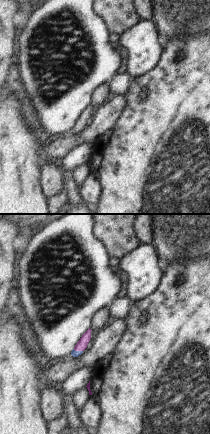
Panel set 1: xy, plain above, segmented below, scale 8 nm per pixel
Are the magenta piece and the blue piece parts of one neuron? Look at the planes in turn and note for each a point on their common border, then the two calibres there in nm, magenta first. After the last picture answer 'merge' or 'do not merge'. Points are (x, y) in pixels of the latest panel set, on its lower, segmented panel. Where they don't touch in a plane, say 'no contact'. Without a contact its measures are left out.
(78, 350) | 90/50 nm

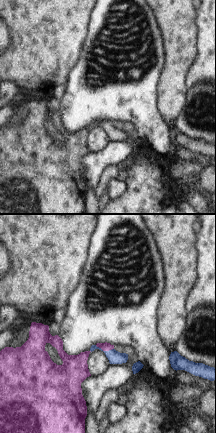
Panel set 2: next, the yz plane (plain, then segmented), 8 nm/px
(104, 350) | 70/110 nm

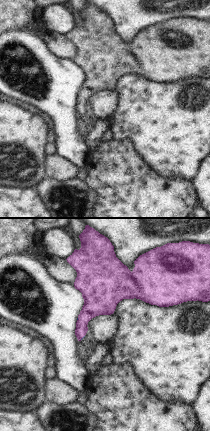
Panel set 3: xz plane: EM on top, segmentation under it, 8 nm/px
(82, 337) | 140/20 nm

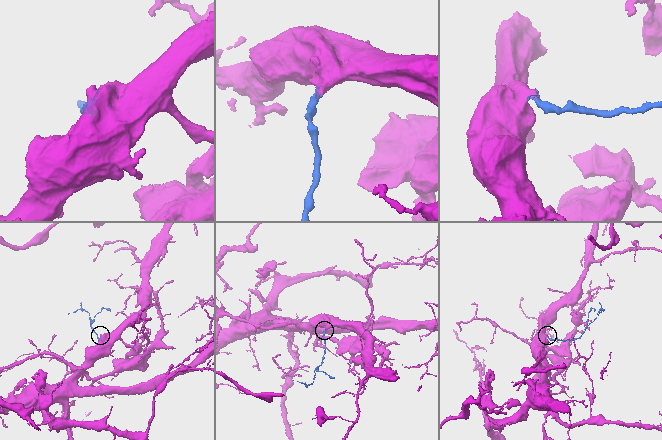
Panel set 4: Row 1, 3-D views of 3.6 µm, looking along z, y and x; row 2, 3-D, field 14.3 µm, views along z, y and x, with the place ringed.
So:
merge

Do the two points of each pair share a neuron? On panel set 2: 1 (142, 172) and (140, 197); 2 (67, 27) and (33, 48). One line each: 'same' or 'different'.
1: same
2: same

